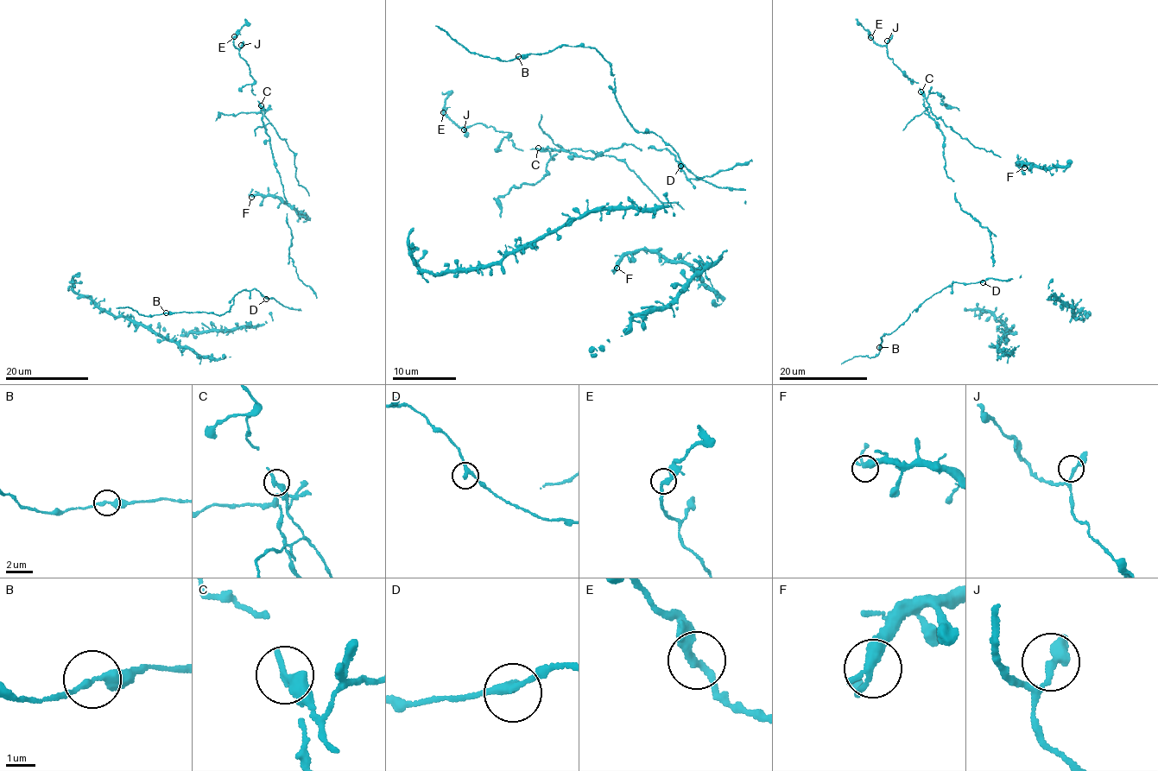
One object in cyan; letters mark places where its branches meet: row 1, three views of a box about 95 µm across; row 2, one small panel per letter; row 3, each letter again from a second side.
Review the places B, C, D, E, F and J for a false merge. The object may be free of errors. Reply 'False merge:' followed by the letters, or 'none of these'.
False merge: C

